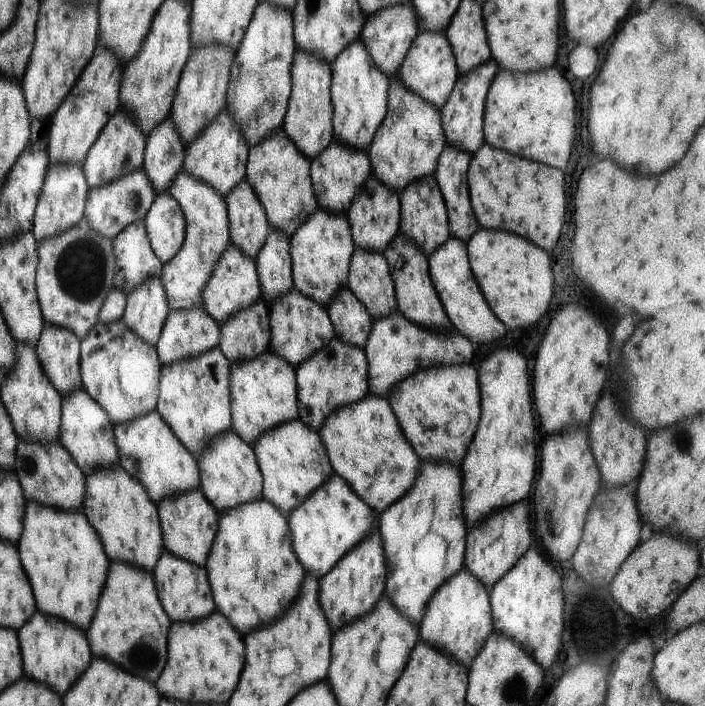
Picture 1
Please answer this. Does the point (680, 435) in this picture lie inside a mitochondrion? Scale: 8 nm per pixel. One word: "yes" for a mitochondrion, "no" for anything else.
yes

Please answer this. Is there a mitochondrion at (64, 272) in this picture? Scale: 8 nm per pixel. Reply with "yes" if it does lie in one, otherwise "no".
yes

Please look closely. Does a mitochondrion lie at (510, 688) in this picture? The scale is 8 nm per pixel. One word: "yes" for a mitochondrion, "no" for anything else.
yes

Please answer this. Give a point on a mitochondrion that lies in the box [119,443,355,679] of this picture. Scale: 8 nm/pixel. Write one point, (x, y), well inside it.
(147, 660)

